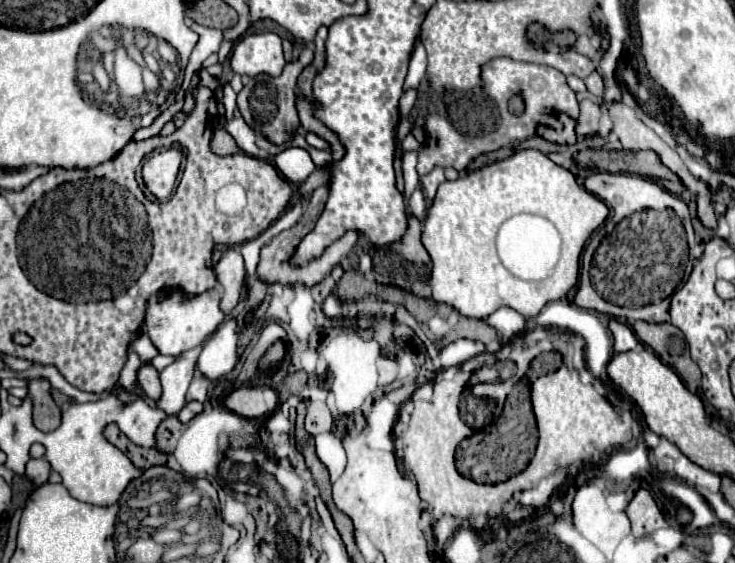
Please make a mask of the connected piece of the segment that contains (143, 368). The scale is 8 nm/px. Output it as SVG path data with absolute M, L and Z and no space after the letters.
M142 363L138 367L136 379L138 379L138 385L142 387L142 391L148 395L148 399L156 401L160 397L162 389L160 389L160 381L158 381L158 371L150 363Z

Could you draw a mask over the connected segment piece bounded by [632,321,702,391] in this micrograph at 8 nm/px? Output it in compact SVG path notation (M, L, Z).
M636 321L632 323L632 329L636 337L652 347L656 355L670 365L678 375L686 381L686 385L696 391L700 387L700 369L698 365L690 359L690 353L686 351L686 341L684 335L680 333L678 327L672 323L648 323L648 321Z

